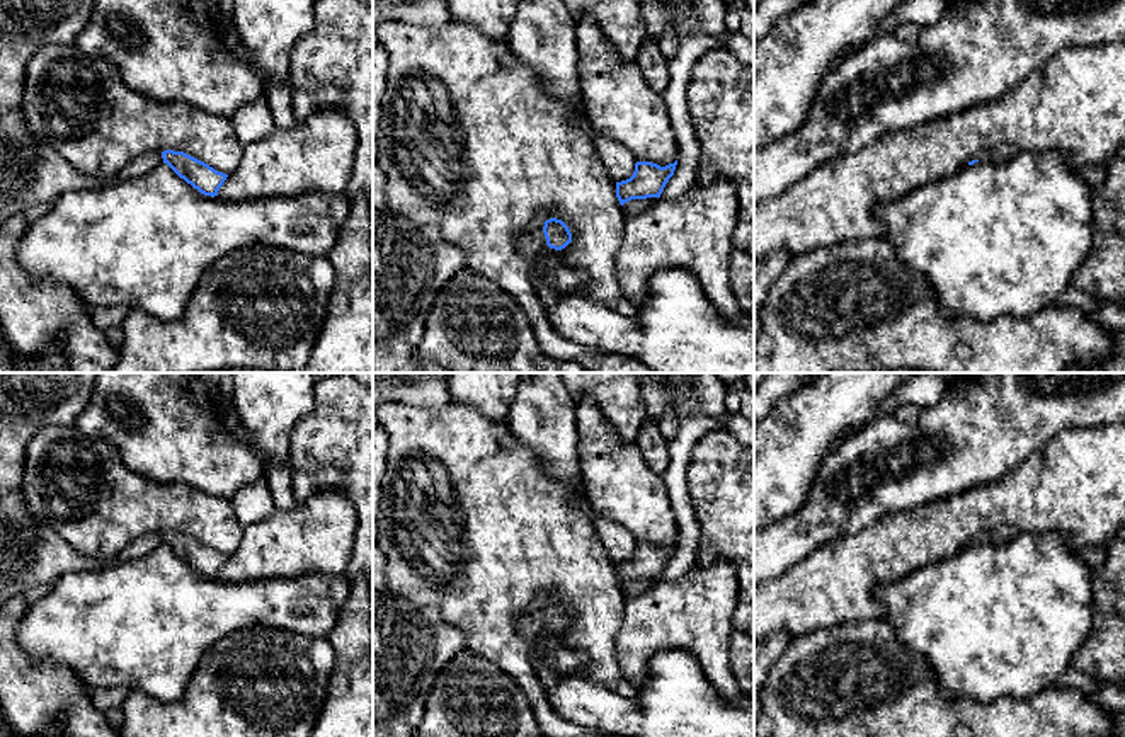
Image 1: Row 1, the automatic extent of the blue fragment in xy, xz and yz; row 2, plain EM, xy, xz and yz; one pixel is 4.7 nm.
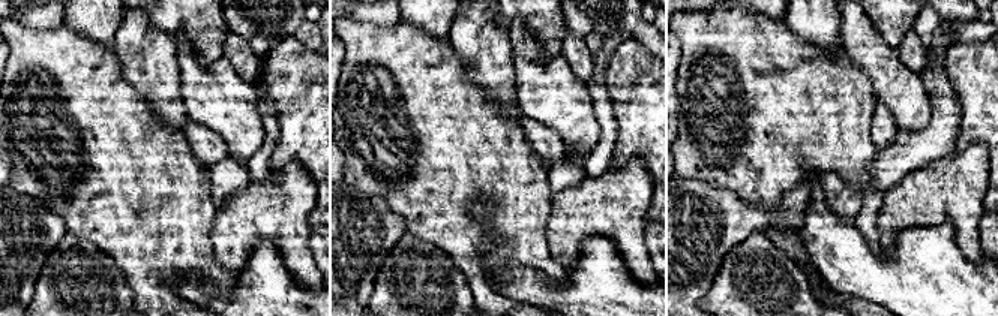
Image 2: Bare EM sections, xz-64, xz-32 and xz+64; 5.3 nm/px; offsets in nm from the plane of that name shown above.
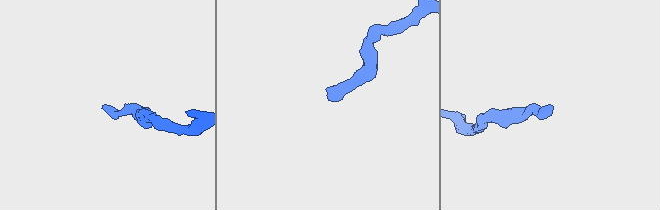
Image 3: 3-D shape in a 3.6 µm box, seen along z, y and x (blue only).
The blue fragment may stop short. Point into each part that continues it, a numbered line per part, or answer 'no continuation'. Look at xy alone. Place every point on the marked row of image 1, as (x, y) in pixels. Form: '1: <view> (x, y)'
1: xy (29, 174)

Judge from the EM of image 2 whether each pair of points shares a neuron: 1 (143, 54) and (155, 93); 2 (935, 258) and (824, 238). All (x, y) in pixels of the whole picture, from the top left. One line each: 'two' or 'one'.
1: one
2: one

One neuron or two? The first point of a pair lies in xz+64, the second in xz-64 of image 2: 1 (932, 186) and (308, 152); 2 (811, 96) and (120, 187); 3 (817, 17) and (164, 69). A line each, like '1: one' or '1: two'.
1: two
2: one
3: one

